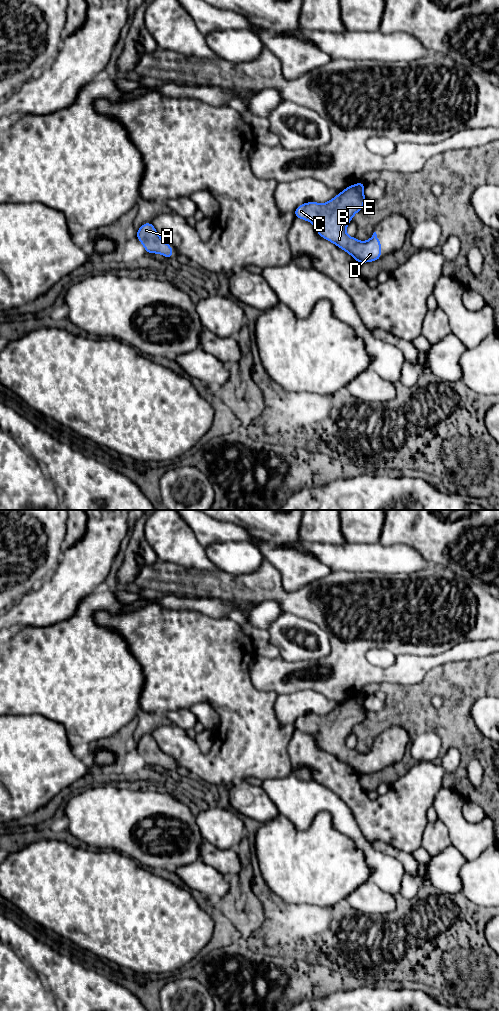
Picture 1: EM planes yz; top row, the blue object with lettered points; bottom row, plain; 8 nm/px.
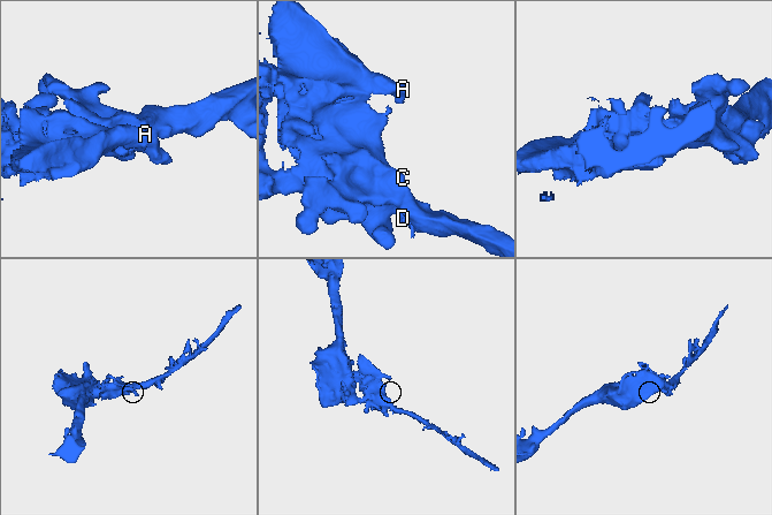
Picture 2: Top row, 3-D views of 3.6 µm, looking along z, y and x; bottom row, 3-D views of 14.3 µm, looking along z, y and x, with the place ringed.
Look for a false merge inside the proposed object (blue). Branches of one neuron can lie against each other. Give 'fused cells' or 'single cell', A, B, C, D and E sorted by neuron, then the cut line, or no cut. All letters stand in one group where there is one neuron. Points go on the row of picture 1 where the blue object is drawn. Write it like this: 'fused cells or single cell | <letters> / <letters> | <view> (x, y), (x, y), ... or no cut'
single cell | A B C D E | no cut

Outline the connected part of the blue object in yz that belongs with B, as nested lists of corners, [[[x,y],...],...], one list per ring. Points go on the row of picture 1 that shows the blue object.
[[[364,182],[356,183],[345,188],[340,194],[336,195],[325,204],[310,201],[299,205],[295,211],[294,216],[315,225],[316,232],[324,239],[334,243],[339,248],[350,254],[359,264],[365,262],[373,262],[381,259],[381,242],[378,240],[376,232],[372,237],[365,242],[357,240],[355,237],[349,237],[346,234],[346,227],[352,220],[352,217],[364,208]]]

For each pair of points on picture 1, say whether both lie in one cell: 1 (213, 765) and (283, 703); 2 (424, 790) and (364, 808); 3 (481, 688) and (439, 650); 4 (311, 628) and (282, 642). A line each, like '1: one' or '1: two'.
1: two
2: one
3: two
4: one

